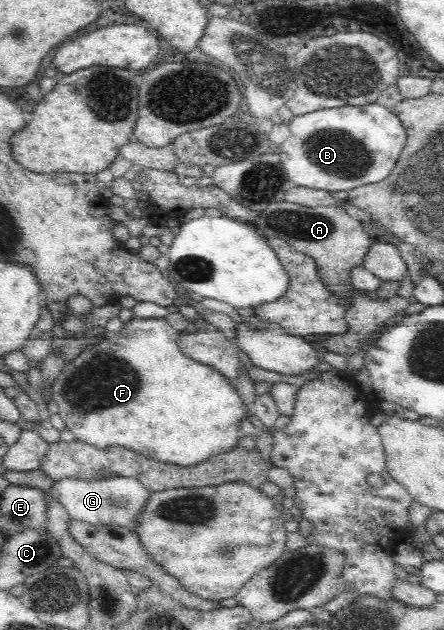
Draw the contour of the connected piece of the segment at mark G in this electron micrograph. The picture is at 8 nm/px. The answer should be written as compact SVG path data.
M114 476L106 480L82 481L78 478L64 478L56 481L49 488L58 502L68 511L70 518L91 525L118 525L126 527L137 535L139 516L145 509L151 497L148 490L138 479L131 477Z

